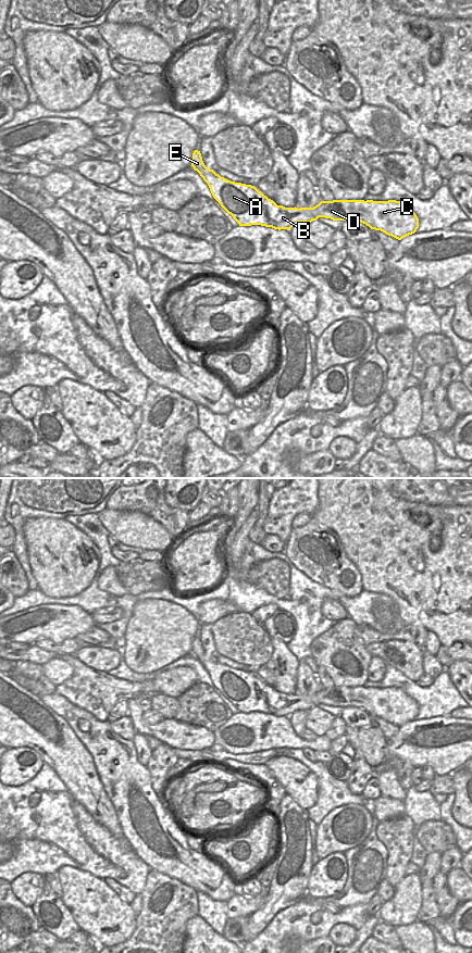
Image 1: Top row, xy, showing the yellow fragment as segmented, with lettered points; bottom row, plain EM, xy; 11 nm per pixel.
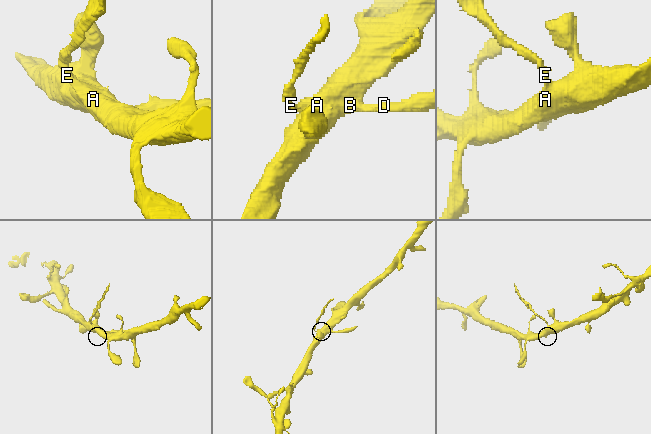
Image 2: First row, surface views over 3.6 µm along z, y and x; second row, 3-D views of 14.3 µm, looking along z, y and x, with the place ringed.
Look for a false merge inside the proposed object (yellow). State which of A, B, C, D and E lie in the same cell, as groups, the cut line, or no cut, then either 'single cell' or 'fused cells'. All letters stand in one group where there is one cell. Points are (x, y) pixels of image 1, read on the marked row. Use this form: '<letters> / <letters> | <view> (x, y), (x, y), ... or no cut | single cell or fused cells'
A B C D / E | xy (210, 170), (202, 177) | fused cells

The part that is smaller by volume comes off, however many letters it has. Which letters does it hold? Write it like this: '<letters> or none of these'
E

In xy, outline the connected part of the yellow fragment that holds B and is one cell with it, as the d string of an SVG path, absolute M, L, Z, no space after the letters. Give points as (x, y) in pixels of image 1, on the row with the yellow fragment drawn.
M210 170L203 177L213 198L239 226L261 225L287 229L319 217L333 221L359 221L371 229L381 230L398 240L419 228L419 218L400 201L333 200L313 208L277 205L254 186L231 181Z

